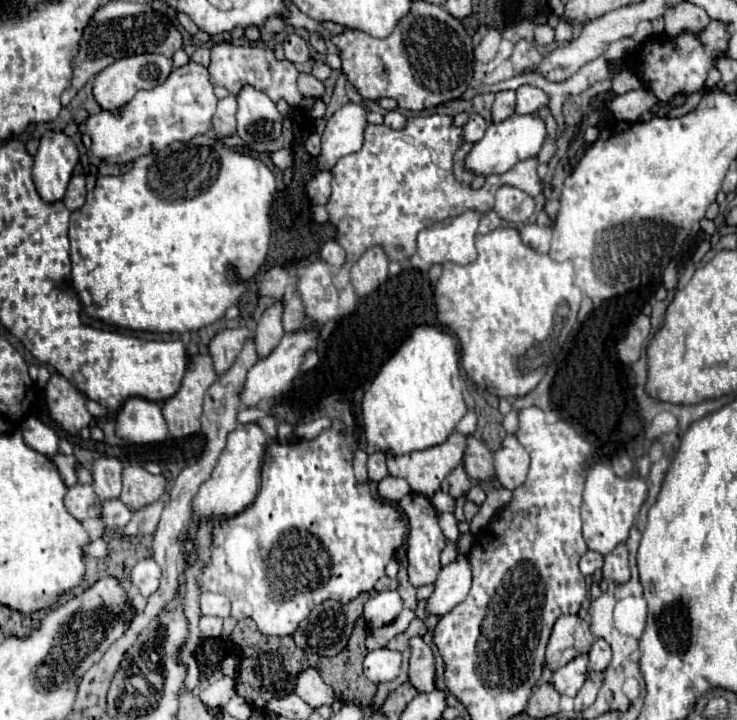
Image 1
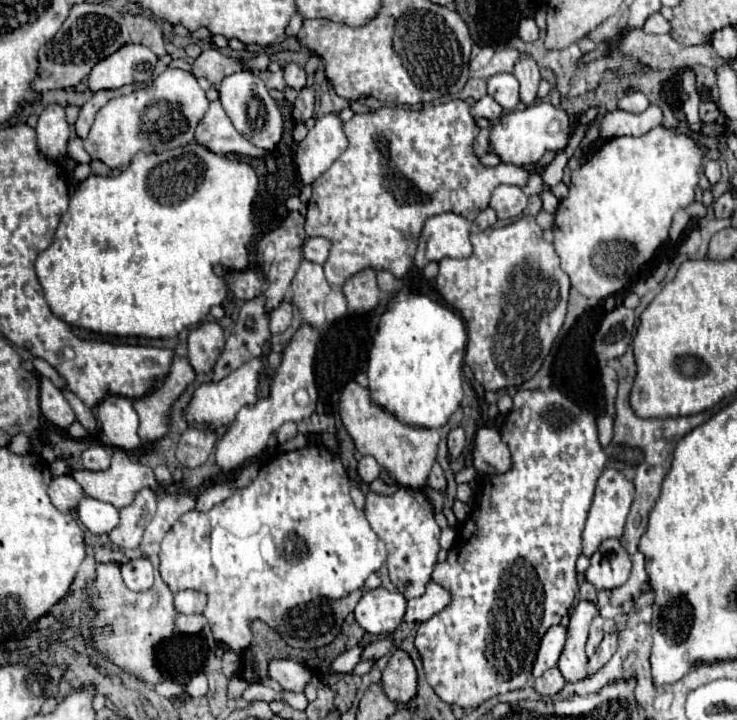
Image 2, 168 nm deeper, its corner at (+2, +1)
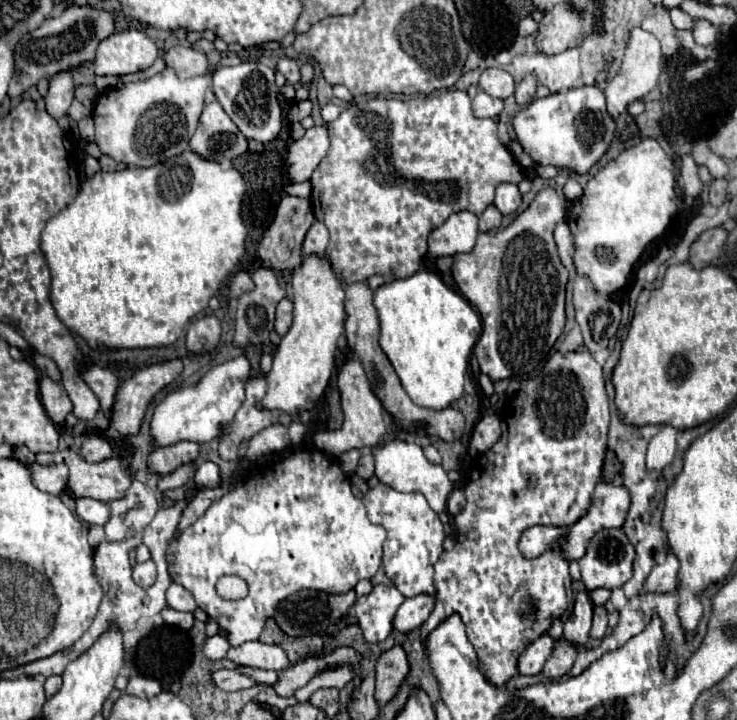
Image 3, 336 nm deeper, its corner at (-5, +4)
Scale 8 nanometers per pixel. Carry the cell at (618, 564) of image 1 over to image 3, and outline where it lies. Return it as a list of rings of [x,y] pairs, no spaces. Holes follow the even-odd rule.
[[[611,528],[611,530],[601,530],[597,532],[589,544],[587,552],[583,558],[579,558],[579,568],[581,568],[581,580],[587,588],[587,592],[593,592],[595,588],[619,588],[623,586],[633,572],[633,560],[635,560],[635,548],[627,540],[625,532],[621,528]]]

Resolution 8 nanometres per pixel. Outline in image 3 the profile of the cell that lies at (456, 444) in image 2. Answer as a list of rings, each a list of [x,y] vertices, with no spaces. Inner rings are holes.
[[[355,282],[347,286],[347,324],[345,324],[345,334],[347,334],[347,342],[353,350],[353,354],[361,360],[365,372],[367,372],[367,380],[371,384],[373,394],[381,400],[385,412],[395,418],[395,426],[399,426],[401,430],[409,432],[409,434],[417,434],[417,436],[437,436],[445,442],[453,442],[459,440],[465,428],[465,418],[463,414],[455,408],[455,406],[447,406],[443,410],[431,410],[431,408],[421,408],[417,404],[411,402],[411,398],[407,396],[407,392],[403,390],[389,358],[385,356],[385,352],[379,346],[379,318],[377,318],[377,310],[373,306],[373,290],[367,288],[365,282]]]

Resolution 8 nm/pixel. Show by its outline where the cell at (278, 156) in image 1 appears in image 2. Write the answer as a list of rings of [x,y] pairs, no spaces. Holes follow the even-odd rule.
[[[216,99],[210,103],[210,109],[206,111],[204,119],[198,123],[196,137],[200,145],[208,147],[210,151],[216,153],[240,153],[240,155],[250,155],[250,157],[260,157],[264,159],[268,155],[266,149],[258,149],[252,143],[248,143],[234,127],[232,121],[228,119],[222,103]]]

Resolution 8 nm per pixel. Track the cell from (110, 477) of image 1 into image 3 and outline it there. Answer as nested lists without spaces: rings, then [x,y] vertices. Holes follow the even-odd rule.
[[[87,436],[81,446],[81,456],[87,462],[101,462],[111,458],[111,444],[101,436]]]

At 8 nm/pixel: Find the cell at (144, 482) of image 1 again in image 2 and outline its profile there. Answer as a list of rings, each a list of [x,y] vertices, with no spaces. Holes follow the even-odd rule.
[[[120,449],[114,451],[108,471],[72,471],[72,477],[84,487],[86,495],[112,503],[122,509],[128,507],[134,495],[144,489],[156,489],[154,471],[142,463],[134,463]]]

